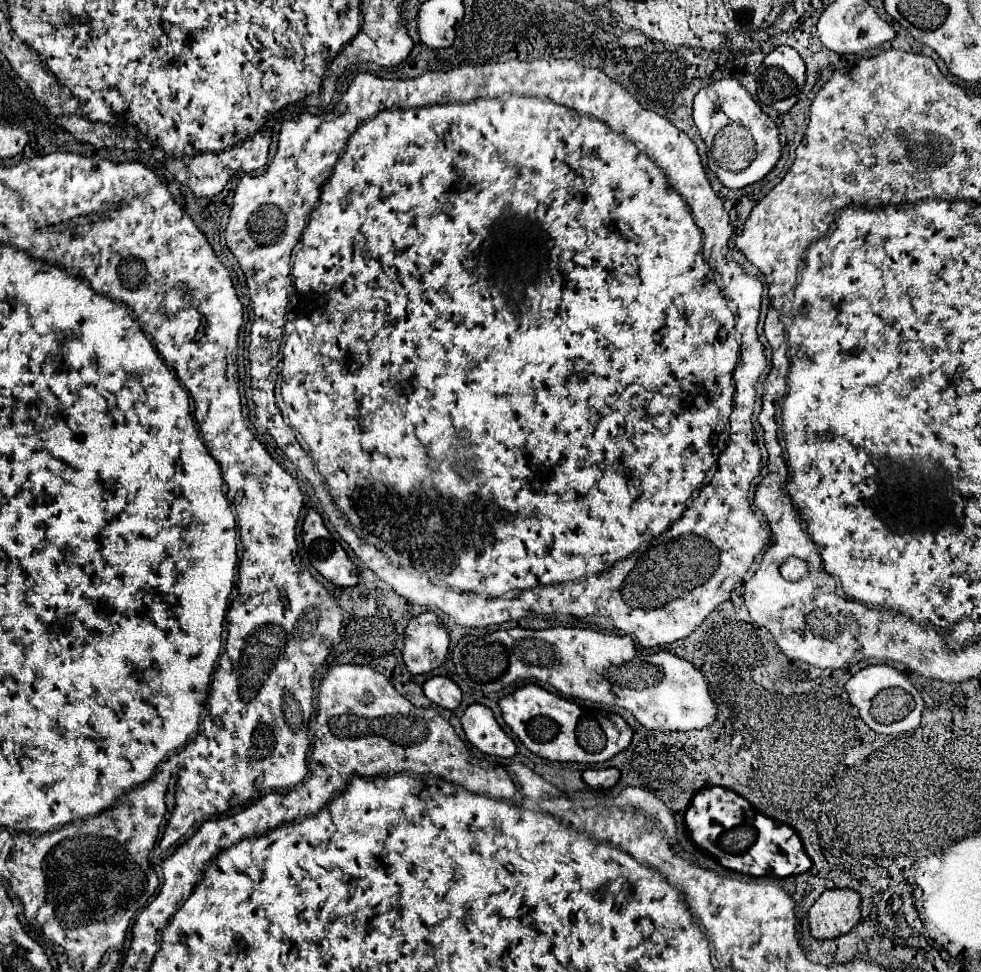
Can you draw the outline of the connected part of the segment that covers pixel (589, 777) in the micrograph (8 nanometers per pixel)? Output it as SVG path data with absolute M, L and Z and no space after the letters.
M587 769L583 781L593 789L611 789L619 781L619 769Z

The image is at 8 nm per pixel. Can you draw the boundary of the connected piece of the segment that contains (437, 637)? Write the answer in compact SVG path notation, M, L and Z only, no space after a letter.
M433 611L413 617L405 629L403 661L413 675L429 673L437 667L435 659L445 659L449 651L449 633Z

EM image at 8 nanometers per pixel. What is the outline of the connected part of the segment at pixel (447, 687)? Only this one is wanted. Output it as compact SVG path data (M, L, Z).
M431 677L423 685L423 693L435 705L451 709L451 711L457 709L459 703L461 703L461 689L449 677Z

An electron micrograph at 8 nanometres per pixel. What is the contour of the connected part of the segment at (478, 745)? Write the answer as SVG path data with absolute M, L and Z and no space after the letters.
M469 705L461 717L463 731L469 743L485 755L511 759L515 755L515 743L495 721L491 709L483 705Z

